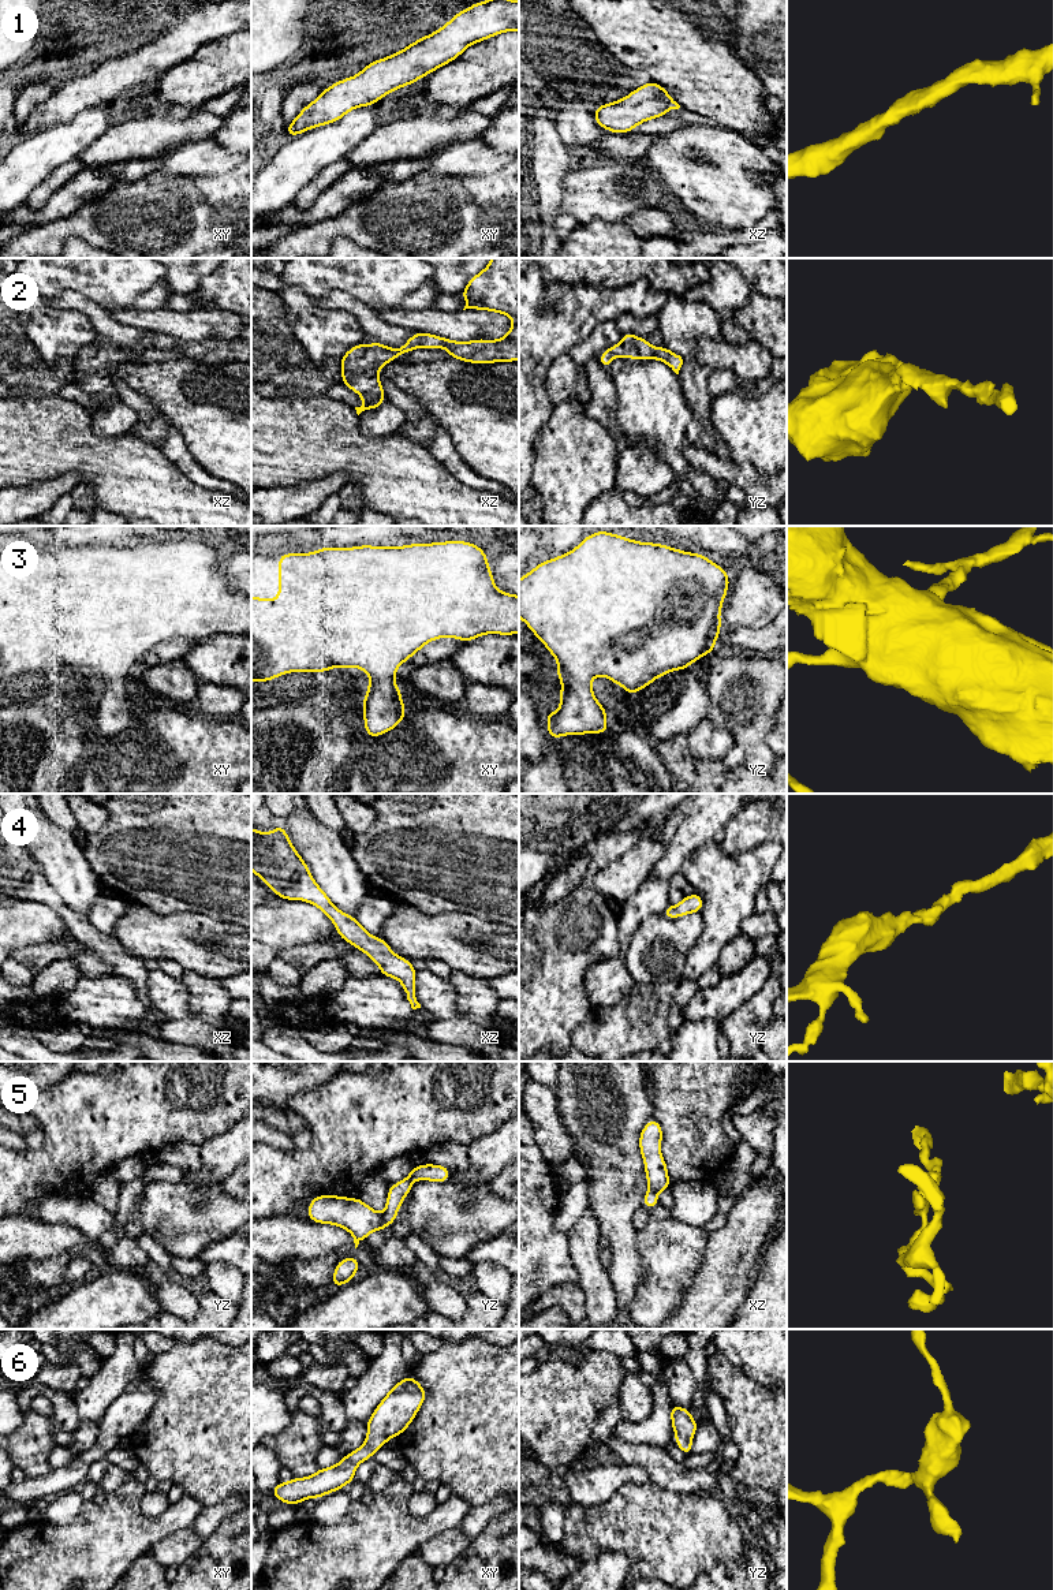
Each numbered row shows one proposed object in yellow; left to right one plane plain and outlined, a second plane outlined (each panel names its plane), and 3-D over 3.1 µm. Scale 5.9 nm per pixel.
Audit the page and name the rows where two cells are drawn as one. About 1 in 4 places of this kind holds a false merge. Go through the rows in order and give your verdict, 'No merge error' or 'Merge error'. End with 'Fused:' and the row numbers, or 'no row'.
1: No merge error
2: No merge error
3: No merge error
4: No merge error
5: Merge error
6: No merge error
Fused: 5

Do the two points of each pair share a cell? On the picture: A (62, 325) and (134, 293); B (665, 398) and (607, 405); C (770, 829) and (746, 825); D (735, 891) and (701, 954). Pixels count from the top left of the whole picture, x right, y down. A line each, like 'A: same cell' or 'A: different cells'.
A: different cells
B: different cells
C: same cell
D: same cell

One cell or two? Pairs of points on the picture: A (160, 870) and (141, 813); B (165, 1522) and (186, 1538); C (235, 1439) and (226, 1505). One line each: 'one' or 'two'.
A: one
B: two
C: two

